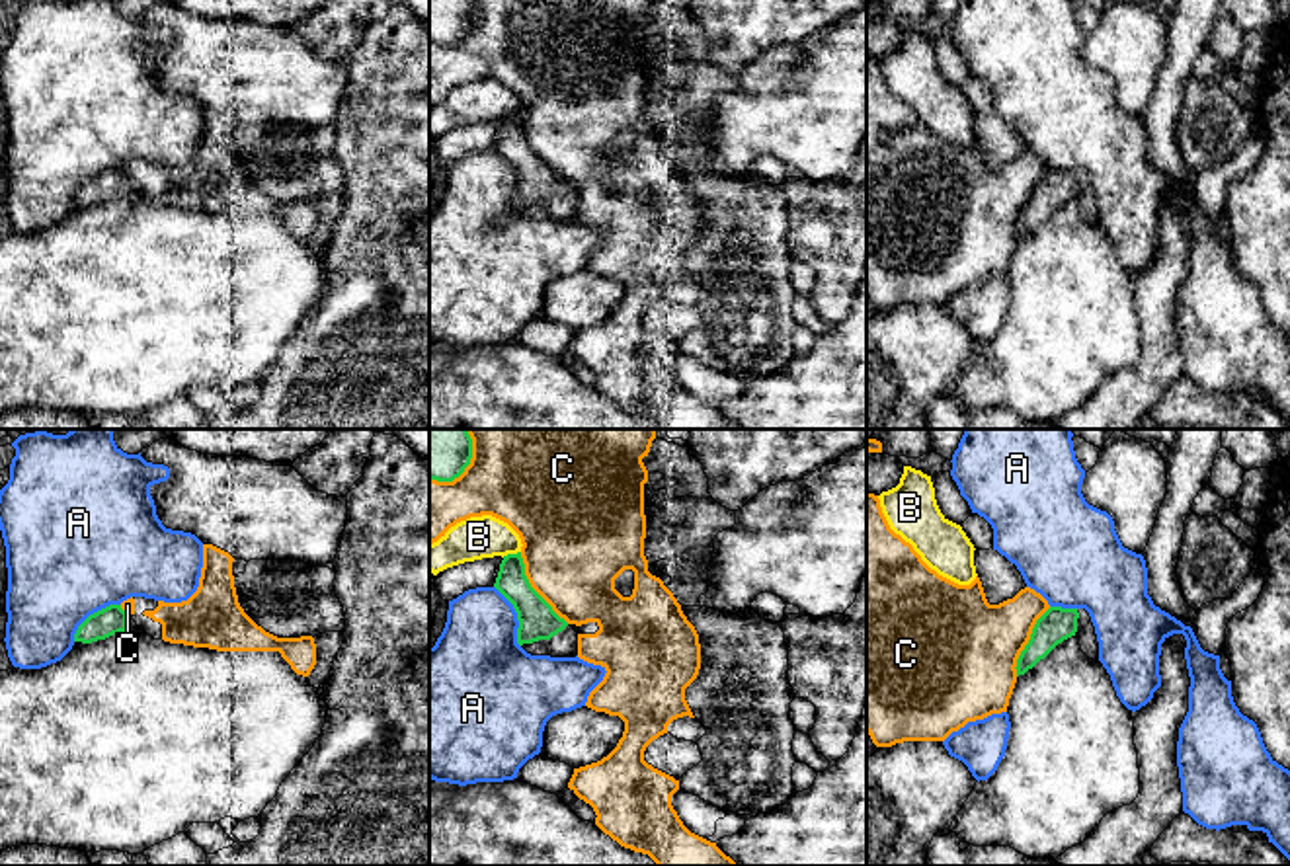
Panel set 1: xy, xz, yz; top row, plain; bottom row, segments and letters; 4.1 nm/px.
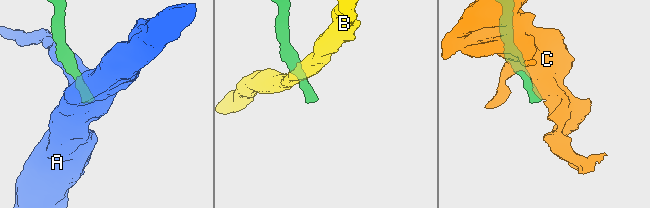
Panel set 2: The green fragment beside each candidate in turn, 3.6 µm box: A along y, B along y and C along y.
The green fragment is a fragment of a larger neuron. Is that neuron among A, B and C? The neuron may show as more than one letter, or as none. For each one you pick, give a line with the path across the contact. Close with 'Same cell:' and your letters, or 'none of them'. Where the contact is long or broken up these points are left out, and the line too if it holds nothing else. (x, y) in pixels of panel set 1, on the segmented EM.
Same cell: none of them

